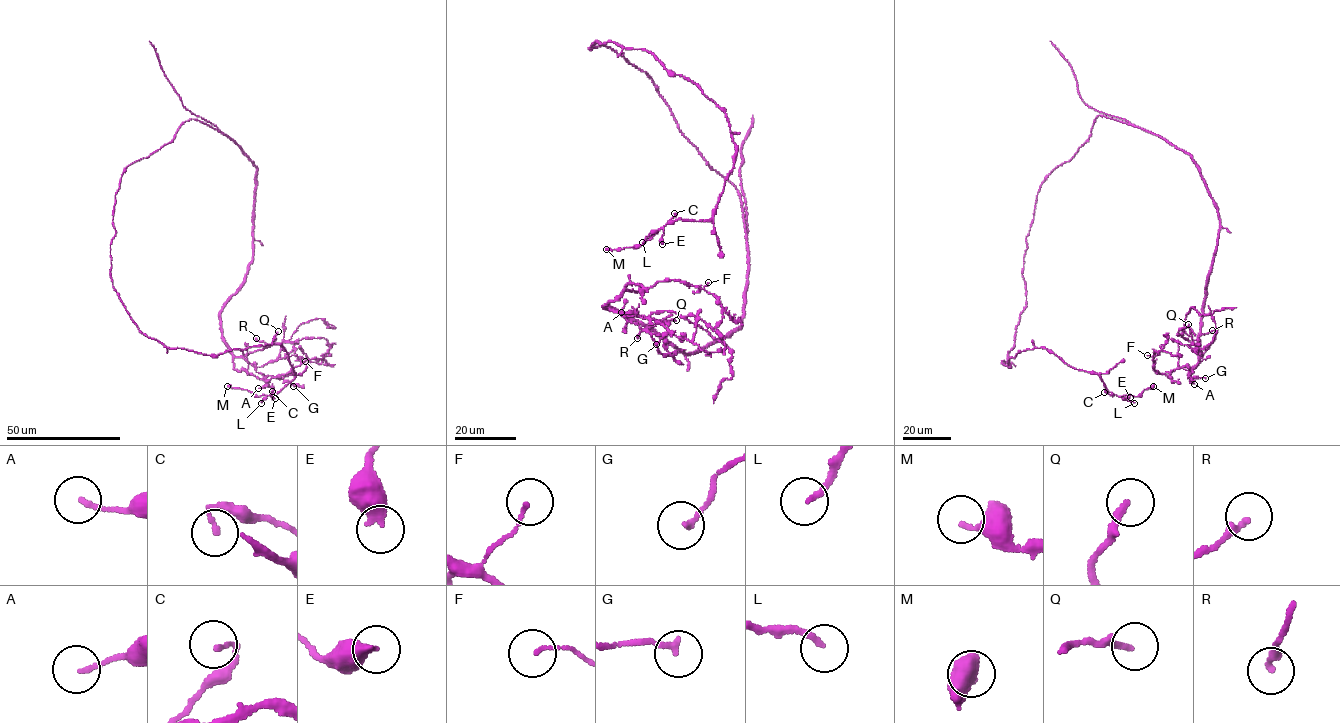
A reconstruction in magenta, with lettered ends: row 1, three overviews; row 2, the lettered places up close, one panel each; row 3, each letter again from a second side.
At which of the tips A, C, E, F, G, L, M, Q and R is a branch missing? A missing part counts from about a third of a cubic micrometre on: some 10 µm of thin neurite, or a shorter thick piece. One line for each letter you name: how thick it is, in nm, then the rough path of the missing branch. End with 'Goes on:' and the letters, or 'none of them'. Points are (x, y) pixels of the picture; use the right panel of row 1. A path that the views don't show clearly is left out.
Goes on: none of them

